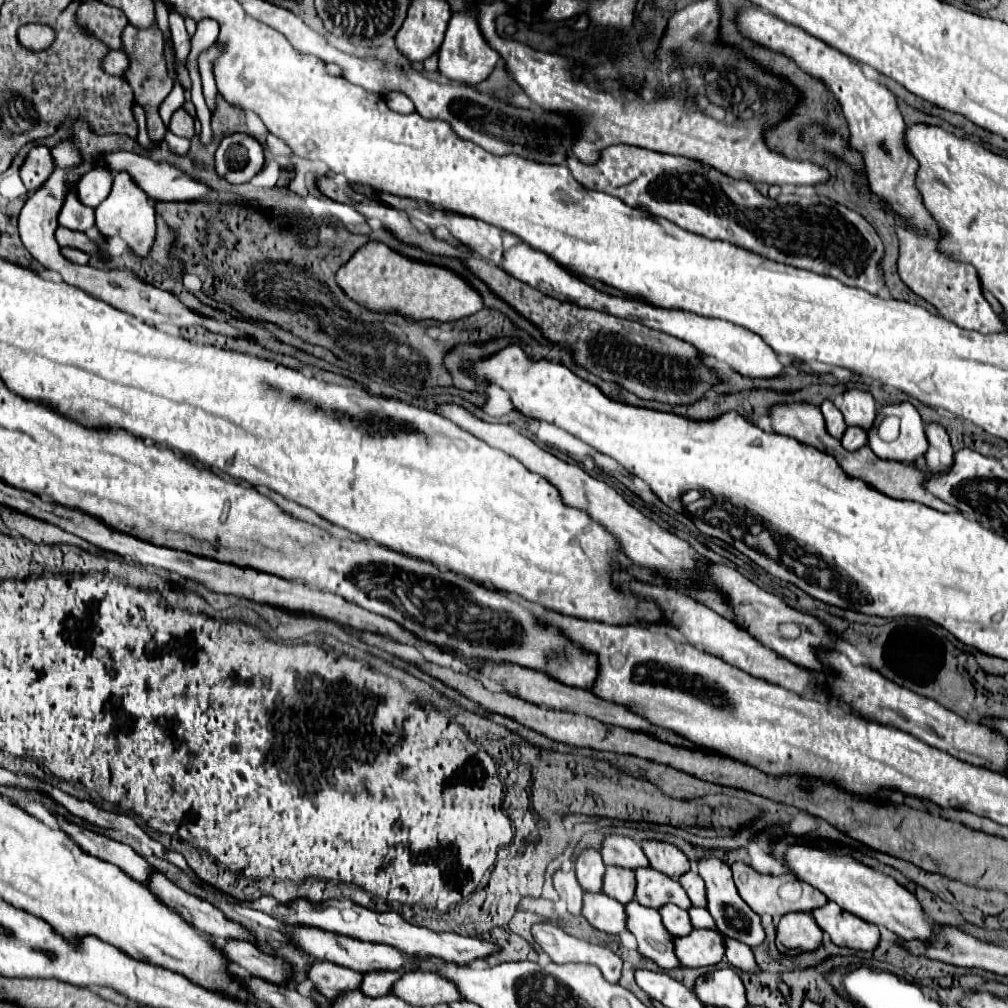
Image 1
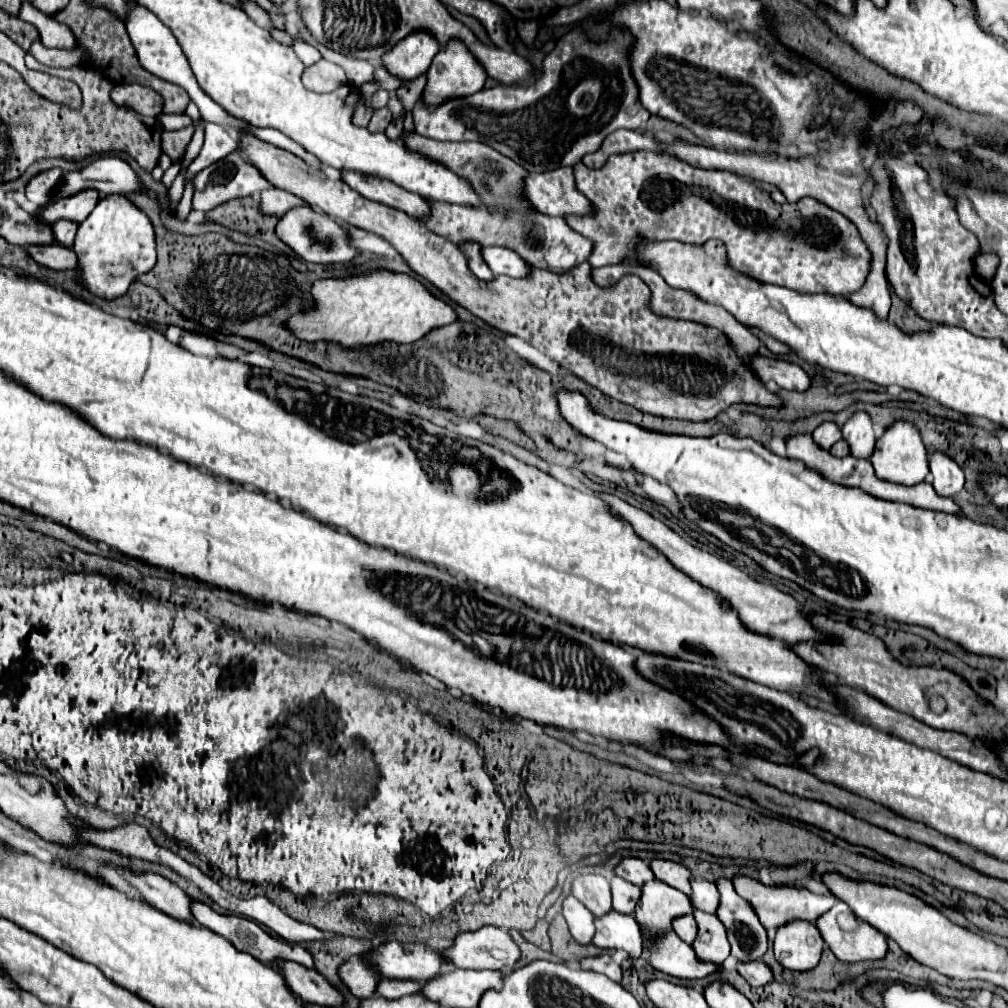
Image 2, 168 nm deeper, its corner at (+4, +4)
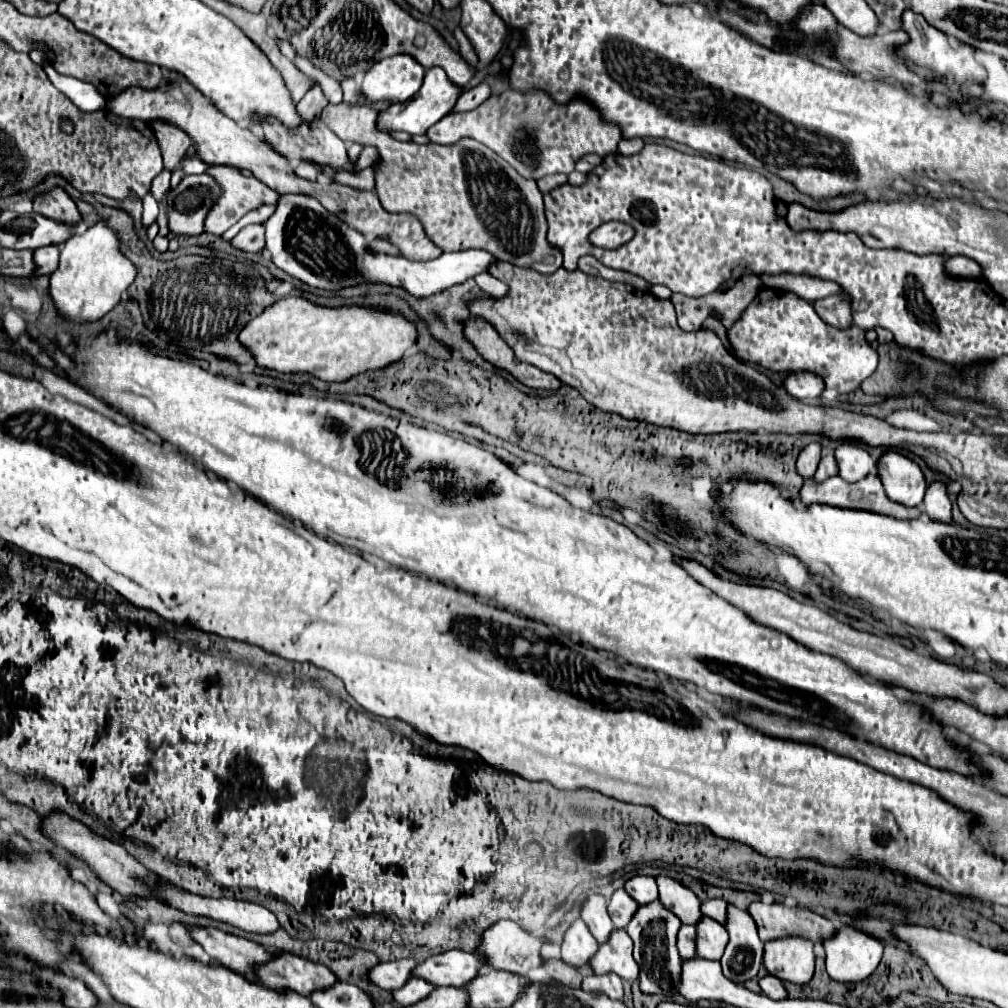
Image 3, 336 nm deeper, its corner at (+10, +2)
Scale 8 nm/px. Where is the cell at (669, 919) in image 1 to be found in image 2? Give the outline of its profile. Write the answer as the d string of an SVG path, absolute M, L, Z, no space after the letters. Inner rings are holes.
M687 914L687 916L681 916L679 920L675 920L675 922L673 922L673 930L675 930L675 934L677 934L683 942L693 944L695 934L697 934L697 924L695 924L693 914Z

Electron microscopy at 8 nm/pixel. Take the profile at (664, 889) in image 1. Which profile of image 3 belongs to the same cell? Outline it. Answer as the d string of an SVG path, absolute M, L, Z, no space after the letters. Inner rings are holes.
M657 898L651 904L639 906L639 910L633 914L629 926L627 926L627 934L633 938L635 950L633 950L633 958L639 964L641 972L639 972L639 980L641 980L641 990L645 994L663 994L663 996L673 996L677 992L675 984L679 980L679 970L681 970L681 956L677 952L675 946L675 936L677 930L681 926L681 920L669 912L661 900Z

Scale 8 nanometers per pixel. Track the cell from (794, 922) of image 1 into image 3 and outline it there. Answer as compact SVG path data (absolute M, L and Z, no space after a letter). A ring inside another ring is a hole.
M801 936L769 940L765 942L763 964L769 974L785 982L807 984L813 978L815 968L813 942Z

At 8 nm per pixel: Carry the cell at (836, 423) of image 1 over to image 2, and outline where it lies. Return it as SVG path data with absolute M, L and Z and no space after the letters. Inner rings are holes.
M825 422L813 432L813 438L815 438L815 444L819 444L819 448L829 450L841 438L841 430L833 422Z

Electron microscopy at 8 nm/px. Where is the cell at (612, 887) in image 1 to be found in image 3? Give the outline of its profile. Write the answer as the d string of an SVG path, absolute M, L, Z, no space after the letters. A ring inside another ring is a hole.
M623 888L615 890L609 904L607 904L607 910L609 910L609 916L615 924L615 928L625 928L629 924L629 918L637 910L637 906L639 904L633 902L633 898L629 898L629 894Z

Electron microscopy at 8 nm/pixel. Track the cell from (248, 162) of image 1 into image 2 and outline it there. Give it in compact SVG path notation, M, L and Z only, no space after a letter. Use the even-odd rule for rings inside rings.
M235 150L231 152L229 156L225 156L223 160L211 164L209 168L201 170L195 178L193 178L193 210L199 210L199 212L209 212L229 200L235 200L235 198L247 198L247 196L257 196L261 190L267 190L267 188L273 188L257 168L251 168L249 162L245 162L241 158L241 154Z

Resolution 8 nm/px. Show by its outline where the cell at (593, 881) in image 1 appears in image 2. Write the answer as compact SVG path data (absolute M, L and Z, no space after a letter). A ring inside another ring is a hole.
M579 874L573 882L573 896L597 918L611 912L611 888L599 874Z

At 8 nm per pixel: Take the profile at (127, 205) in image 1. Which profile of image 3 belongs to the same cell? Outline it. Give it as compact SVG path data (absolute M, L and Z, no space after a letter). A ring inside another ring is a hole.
M97 220L85 232L73 234L63 248L59 268L51 274L49 292L57 310L75 322L99 320L109 310L113 310L129 284L137 278L137 266L121 252L121 242L117 232L107 226L105 220Z

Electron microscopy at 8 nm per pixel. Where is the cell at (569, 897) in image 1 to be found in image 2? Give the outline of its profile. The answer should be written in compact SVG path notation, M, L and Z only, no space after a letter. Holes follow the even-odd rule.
M567 896L563 902L563 916L569 924L569 930L571 930L571 936L575 938L575 942L581 946L591 944L591 940L595 936L593 914L587 912L587 908L579 900L575 900L573 896Z

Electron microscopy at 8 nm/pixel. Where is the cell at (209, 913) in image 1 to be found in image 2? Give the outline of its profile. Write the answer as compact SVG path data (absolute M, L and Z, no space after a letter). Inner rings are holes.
M193 902L191 908L193 908L193 914L195 914L195 918L199 920L201 926L205 926L205 928L209 928L211 932L215 932L215 934L223 936L225 940L229 940L239 952L247 952L247 954L255 956L259 962L263 962L263 964L267 964L267 966L271 966L271 968L275 968L279 960L285 960L285 962L289 960L289 962L297 962L297 964L301 964L301 966L305 966L305 968L315 968L313 956L311 956L301 944L287 944L287 942L283 942L283 940L271 938L271 936L269 936L261 926L257 926L255 922L251 922L251 920L247 920L247 918L241 918L241 916L223 916L223 914L217 914L217 912L213 912L207 904L201 904L201 902Z

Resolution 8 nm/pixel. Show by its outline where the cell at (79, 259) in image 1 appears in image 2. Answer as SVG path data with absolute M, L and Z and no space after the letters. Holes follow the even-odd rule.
M51 244L51 246L31 246L25 250L37 264L51 270L71 270L77 266L77 256L71 248Z

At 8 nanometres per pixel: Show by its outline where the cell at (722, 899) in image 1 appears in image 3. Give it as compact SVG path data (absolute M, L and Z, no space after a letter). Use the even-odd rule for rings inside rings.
M729 904L725 928L729 932L729 944L721 958L721 966L727 978L745 982L755 978L763 964L763 942L757 934L757 924L747 910L739 910Z

